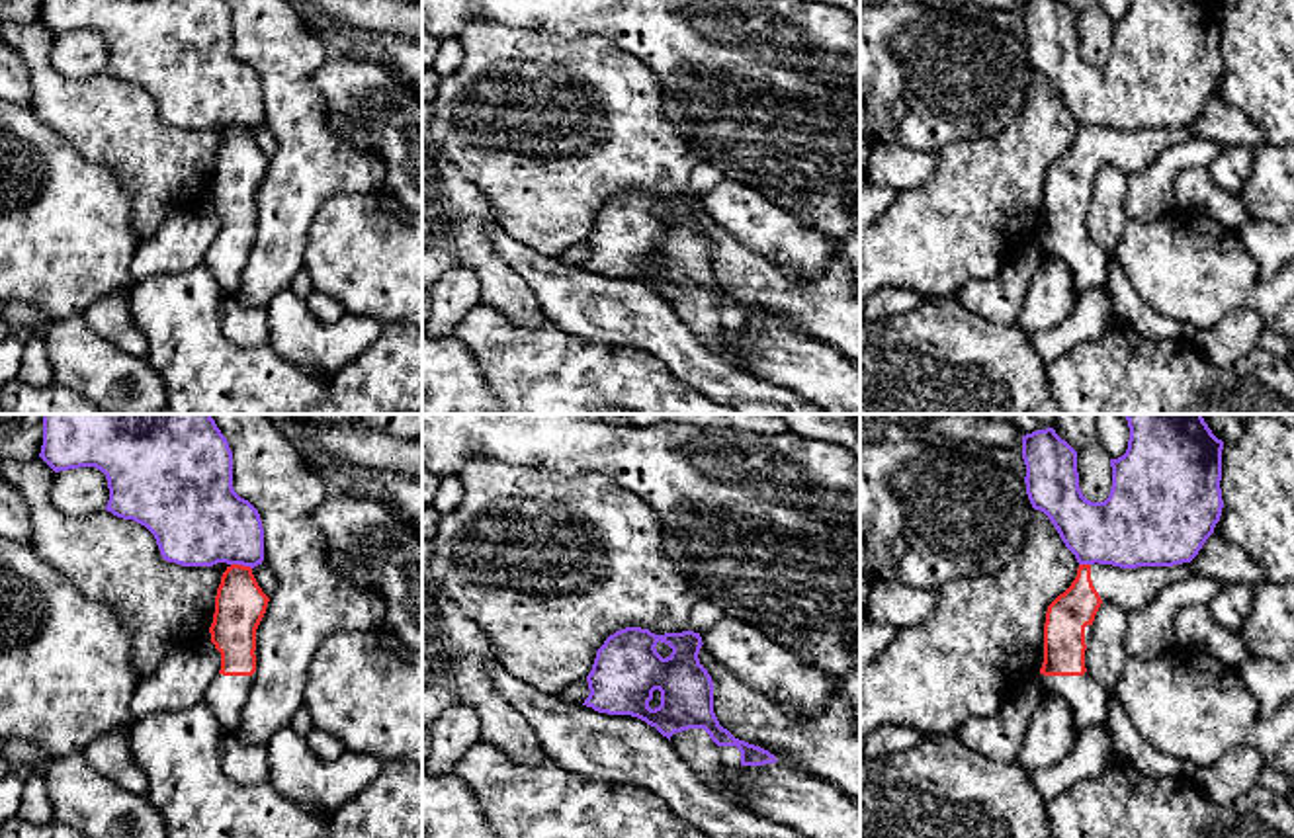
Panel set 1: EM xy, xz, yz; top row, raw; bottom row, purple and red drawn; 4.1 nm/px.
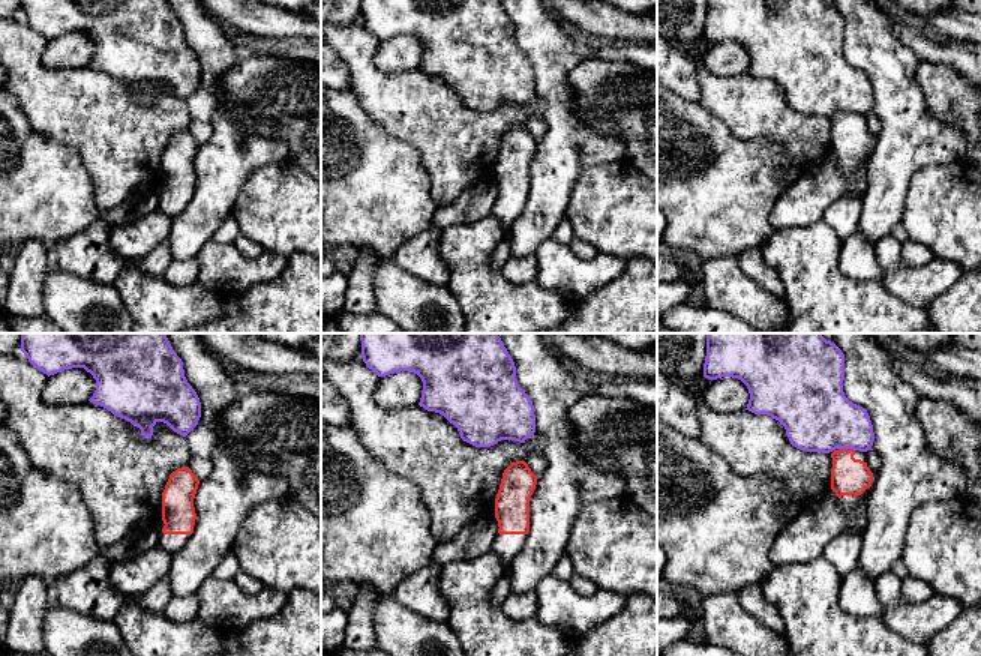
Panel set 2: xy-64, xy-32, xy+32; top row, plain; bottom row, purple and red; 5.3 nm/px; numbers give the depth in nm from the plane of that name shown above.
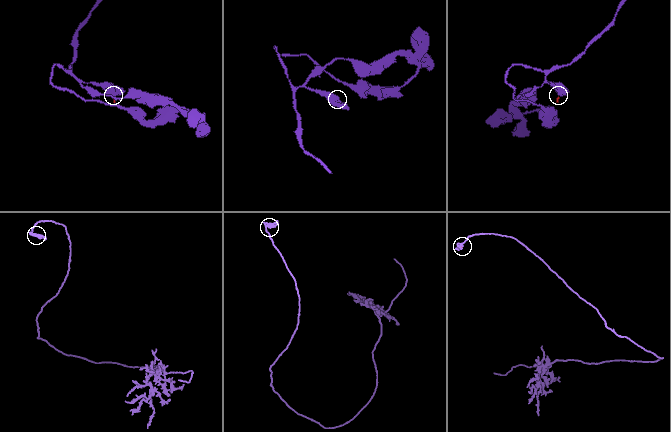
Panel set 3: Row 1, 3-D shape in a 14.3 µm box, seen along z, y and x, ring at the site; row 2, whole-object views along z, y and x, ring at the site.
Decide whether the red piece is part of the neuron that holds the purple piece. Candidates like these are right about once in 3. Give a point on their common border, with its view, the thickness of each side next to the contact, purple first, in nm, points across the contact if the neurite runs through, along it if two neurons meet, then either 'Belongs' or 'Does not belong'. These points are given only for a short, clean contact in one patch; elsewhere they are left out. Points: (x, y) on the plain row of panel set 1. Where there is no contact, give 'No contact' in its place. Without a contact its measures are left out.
Touches purple at xy (241, 125). Thickness 380 nm (purple) against 200 nm. Boundary: xy (231, 125), (251, 131). Does not belong

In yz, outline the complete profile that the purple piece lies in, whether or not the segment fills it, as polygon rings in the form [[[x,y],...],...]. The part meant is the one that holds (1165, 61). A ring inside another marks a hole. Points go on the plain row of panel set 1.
[[[1022,0],[1026,57],[1034,72],[1044,74],[1079,127],[1120,131],[1173,129],[1190,125],[1220,84],[1222,12],[1218,0],[1130,0],[1122,20],[1110,21],[1112,51],[1104,64],[1091,64],[1079,51],[1077,14],[1061,0]]]

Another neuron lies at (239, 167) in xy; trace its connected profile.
[[[227,129],[209,189],[211,205],[221,215],[221,232],[203,258],[225,297],[237,293],[250,258],[256,234],[256,191],[268,164],[270,160],[258,148],[250,129]]]

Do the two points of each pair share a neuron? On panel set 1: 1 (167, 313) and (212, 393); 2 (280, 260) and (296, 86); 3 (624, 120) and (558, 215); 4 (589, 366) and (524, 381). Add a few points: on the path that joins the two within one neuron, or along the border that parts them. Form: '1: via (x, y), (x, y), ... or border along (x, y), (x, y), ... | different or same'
1: via (184, 333), (186, 346), (204, 374) | same
2: via (284, 217), (286, 202), (300, 180), (300, 129) | same
3: via (614, 143), (565, 192) | same
4: via (573, 381), (540, 381) | same

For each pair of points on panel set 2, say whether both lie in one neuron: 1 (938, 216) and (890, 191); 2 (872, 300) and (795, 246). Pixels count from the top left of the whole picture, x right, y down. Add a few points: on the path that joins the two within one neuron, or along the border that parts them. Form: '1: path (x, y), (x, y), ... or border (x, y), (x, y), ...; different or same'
1: border (923, 167), (911, 179), (900, 222); different
2: path (852, 300), (815, 266); same

